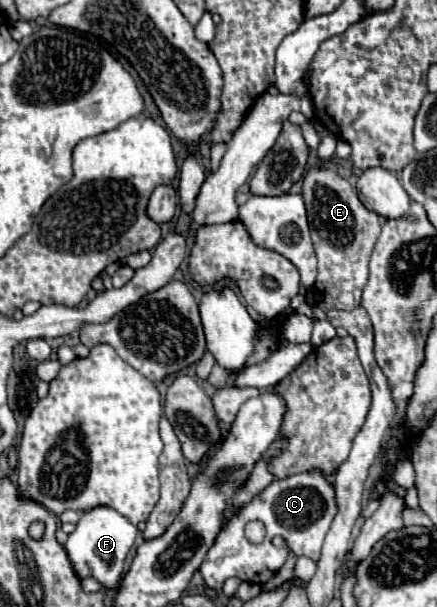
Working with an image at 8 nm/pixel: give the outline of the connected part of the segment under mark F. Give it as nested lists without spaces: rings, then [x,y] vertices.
[[[99,505],[99,507],[83,511],[83,515],[81,515],[81,519],[77,523],[77,529],[69,535],[69,539],[65,543],[67,555],[69,555],[77,575],[81,579],[91,575],[101,585],[117,589],[117,583],[119,583],[123,567],[125,567],[125,557],[127,557],[129,549],[135,543],[137,531],[139,529],[127,517],[117,513],[113,507]]]

